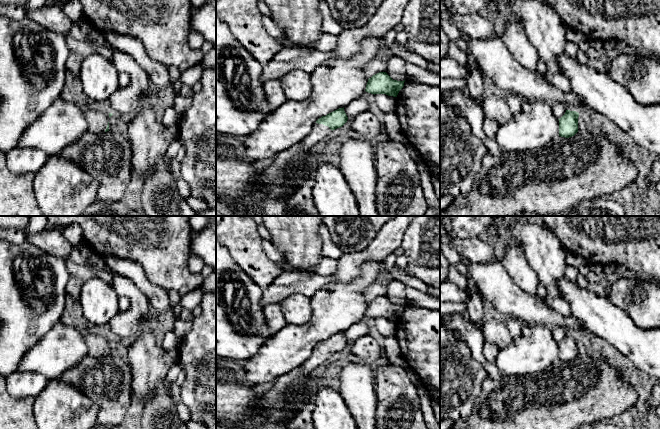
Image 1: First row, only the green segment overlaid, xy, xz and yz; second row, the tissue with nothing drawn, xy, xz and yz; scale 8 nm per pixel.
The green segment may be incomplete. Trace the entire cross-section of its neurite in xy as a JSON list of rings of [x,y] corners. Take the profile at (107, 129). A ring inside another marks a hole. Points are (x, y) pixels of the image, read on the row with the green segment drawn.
[[[89,110],[84,113],[88,131],[99,134],[109,131],[108,119],[113,115],[99,110]]]

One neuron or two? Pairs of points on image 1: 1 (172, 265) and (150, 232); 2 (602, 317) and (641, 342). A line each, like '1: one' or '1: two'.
1: one
2: one

